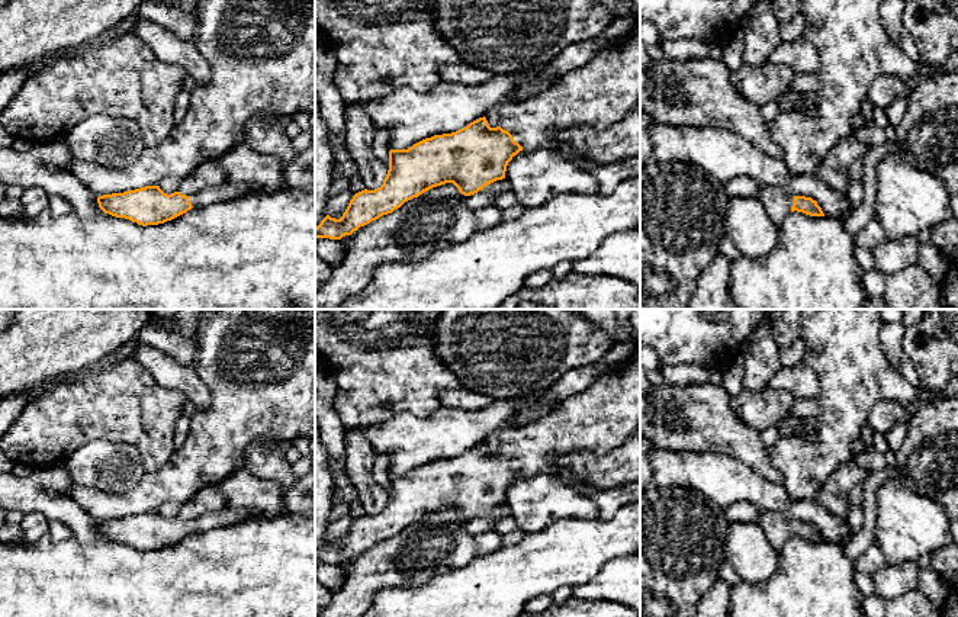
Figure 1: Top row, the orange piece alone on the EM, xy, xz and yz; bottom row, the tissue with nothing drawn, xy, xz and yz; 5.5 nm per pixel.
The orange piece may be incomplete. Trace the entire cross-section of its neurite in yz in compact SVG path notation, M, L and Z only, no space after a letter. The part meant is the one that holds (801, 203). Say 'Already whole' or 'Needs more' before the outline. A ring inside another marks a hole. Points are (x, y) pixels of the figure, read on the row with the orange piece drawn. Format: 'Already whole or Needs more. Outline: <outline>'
Needs more. Outline: M762 184L758 200L771 221L779 226L790 212L803 212L810 216L824 216L816 200L806 196L791 196L775 186Z

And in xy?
Needs more. Outline: M226 181L186 196L180 192L167 195L160 186L145 186L123 193L99 196L97 203L105 213L147 226L171 221L192 208L205 208L247 193L257 193L257 187Z

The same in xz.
Needs more. Outline: M640 20L623 36L618 48L604 48L589 62L565 73L554 84L523 102L509 102L499 107L499 125L491 128L486 118L443 135L425 138L408 150L389 151L389 170L383 184L374 190L361 190L353 196L340 219L327 215L315 228L315 238L341 240L360 226L392 213L405 202L424 192L453 183L464 196L505 179L508 163L520 151L554 150L556 134L562 129L589 125L602 131L623 120L640 102Z

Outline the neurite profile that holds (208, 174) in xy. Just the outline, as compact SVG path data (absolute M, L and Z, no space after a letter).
M202 163L195 171L180 181L179 192L190 196L212 186L221 186L228 181L225 171L215 163Z

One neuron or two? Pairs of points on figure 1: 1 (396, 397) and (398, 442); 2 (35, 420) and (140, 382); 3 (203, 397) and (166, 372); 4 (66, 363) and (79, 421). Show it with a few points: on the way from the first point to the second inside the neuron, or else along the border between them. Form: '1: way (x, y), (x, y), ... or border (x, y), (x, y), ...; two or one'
1: border (430, 411), (426, 415), (398, 411), (365, 427); two
2: way (61, 418), (83, 407), (113, 404); one
3: way (195, 389), (174, 375); one
4: border (90, 369), (63, 379); two

